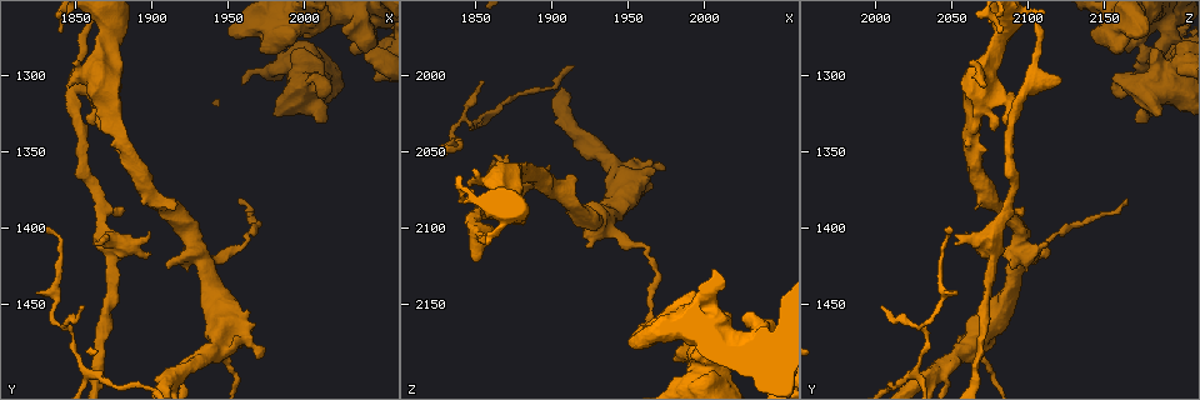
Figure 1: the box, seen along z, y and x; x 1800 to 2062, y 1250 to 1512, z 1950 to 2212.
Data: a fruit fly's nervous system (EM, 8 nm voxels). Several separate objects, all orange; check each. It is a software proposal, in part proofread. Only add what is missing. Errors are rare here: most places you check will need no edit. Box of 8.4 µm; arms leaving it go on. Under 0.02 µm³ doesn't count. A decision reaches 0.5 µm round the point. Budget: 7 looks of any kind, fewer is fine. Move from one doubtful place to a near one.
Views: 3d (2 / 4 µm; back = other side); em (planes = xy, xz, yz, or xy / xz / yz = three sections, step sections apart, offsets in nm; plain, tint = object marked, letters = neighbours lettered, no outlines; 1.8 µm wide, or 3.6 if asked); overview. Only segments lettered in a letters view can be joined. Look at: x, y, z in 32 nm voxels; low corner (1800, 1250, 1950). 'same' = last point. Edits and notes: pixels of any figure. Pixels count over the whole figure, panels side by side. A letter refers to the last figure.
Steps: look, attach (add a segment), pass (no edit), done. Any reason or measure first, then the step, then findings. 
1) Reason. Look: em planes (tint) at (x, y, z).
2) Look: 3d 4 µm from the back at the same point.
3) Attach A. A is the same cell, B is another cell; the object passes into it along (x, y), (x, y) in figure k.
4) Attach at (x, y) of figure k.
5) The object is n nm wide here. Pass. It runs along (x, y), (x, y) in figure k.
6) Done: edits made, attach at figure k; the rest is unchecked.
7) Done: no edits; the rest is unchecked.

Closes a loop. Look: em 3.6 µm planes (letters) at (2040, 1266, 2174).

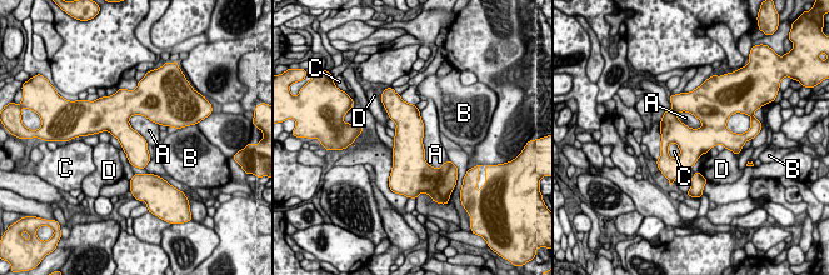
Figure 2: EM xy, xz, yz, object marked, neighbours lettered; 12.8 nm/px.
The object is 320 nm wide here. Pass. A, B, C and D are other cells; a border runs along (419, 111), (424, 159), (438, 169) in figure 2; no lettered segment goes on from it.

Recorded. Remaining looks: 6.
Branch stops here. Look: 3d 2 µm at (2006, 1328, 2172).

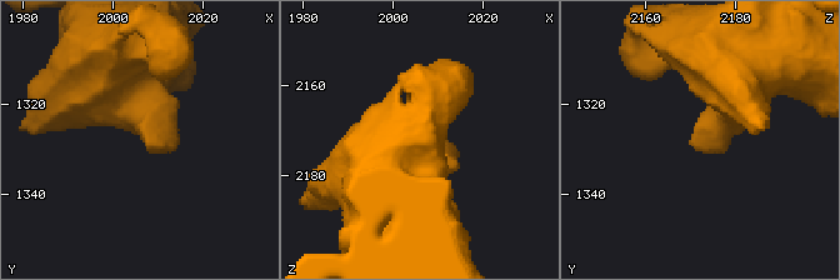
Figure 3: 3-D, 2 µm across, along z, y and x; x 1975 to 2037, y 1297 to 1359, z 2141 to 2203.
Look: em planes (letters) at (2008, 1328, 2170).

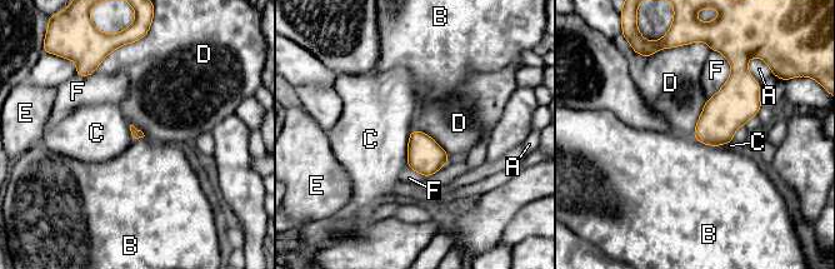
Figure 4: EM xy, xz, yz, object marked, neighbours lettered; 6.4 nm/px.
Pass. A, B, C, D, E and F are other cells; a border runs along (413, 129), (426, 133), (450, 158) in figure 4; no lettered segment goes on from it.

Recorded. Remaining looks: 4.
Arms part here. Look: em planes (tint) at (1856, 1332, 2090).

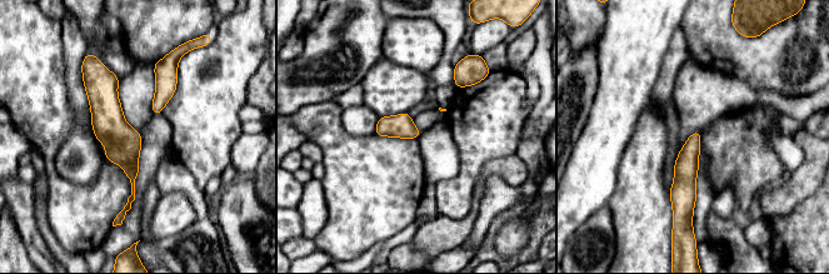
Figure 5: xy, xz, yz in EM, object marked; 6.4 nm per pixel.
See the neighbours. Look: em planes (letters) at the same point.

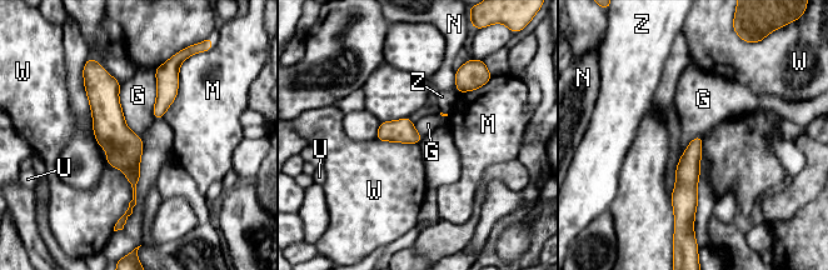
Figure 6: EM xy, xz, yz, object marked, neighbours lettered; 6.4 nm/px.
The object is 130 nm wide here. Pass. G, M, N, U, W and Z are other cells; no lettered segment goes on from it.

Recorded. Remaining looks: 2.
Done: no edits; the rest is unchecked.

